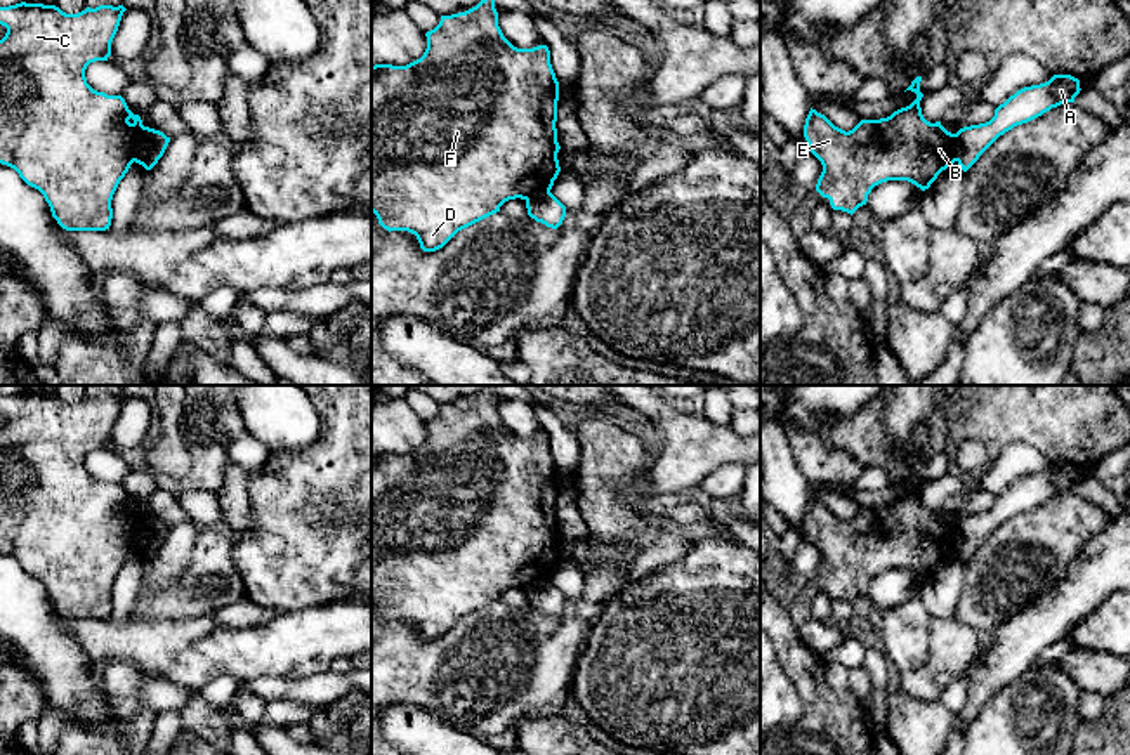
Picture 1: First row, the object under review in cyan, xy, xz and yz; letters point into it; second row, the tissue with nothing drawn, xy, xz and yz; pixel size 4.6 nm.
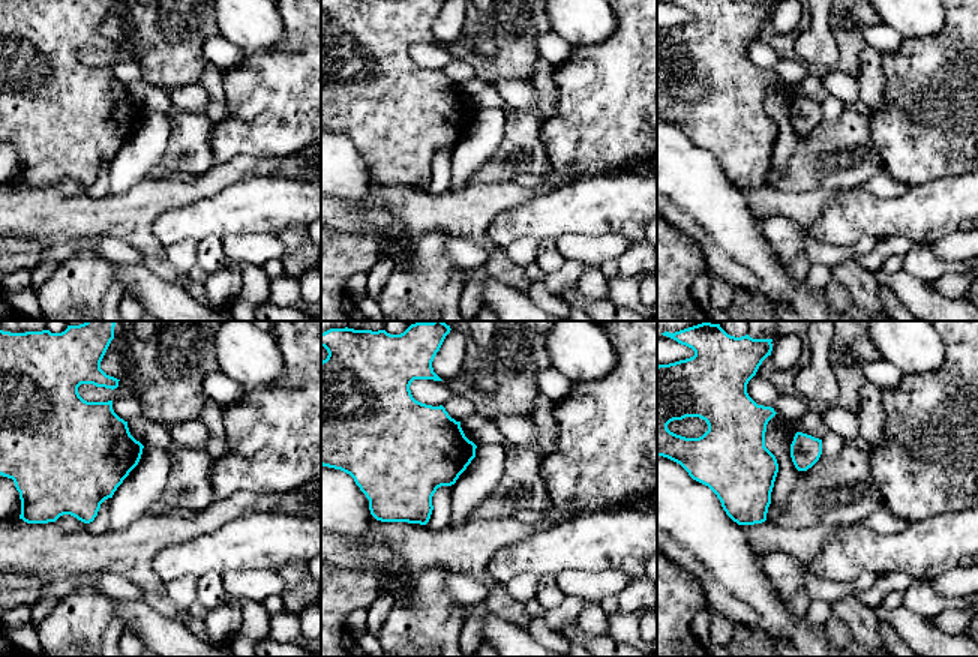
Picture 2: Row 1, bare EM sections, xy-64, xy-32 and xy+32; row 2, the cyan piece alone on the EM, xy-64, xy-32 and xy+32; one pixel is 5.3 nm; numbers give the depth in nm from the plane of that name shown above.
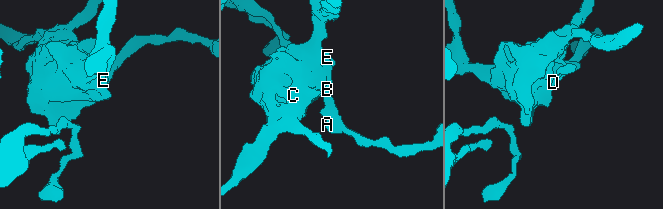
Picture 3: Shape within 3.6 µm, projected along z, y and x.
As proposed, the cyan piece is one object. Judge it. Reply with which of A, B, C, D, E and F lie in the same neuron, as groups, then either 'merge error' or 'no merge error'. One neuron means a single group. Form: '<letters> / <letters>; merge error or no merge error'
A / B C D E F; merge error

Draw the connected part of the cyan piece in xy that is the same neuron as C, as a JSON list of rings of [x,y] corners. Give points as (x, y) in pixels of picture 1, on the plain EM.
[[[16,392],[0,396],[0,413],[7,417],[0,429],[0,552],[14,557],[31,576],[38,578],[52,606],[66,620],[106,620],[111,614],[111,588],[120,569],[135,550],[142,554],[148,540],[144,514],[122,484],[94,479],[85,467],[90,451],[108,450],[118,420],[123,394],[87,396],[66,403],[56,394]]]

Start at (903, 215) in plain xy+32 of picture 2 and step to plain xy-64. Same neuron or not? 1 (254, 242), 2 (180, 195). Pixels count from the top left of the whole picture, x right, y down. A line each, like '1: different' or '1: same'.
1: different
2: different

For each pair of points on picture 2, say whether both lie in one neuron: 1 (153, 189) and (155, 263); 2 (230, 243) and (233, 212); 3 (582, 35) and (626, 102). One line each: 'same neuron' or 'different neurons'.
1: same neuron
2: different neurons
3: different neurons

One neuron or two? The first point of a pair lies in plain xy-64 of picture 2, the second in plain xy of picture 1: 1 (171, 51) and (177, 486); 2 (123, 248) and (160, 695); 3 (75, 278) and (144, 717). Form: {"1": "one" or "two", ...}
{"1": "one", "2": "one", "3": "one"}

